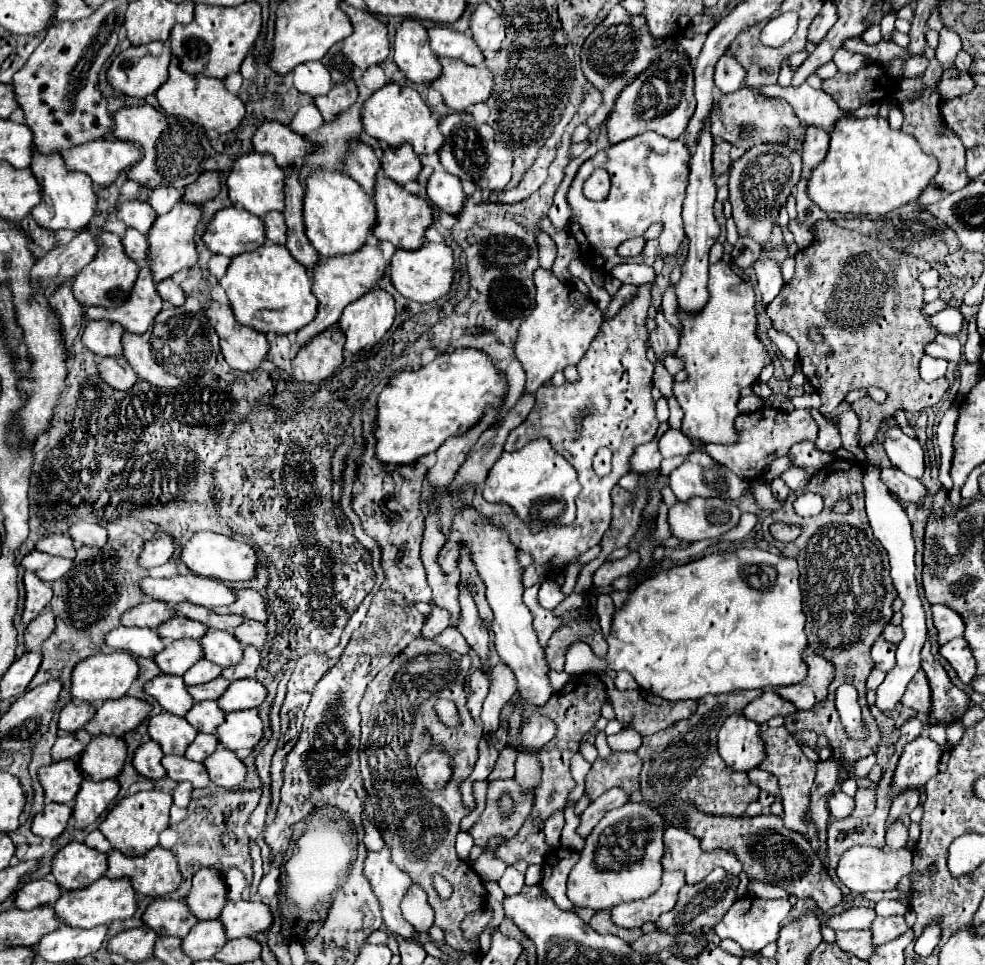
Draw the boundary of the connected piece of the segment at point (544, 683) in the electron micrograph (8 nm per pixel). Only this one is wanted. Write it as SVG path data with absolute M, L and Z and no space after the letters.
M467 508L459 516L455 516L453 530L459 532L465 544L469 544L473 562L487 586L487 602L493 610L495 648L501 660L513 670L521 700L535 706L545 706L549 698L555 694L555 690L549 684L549 664L545 660L545 650L541 648L537 634L533 630L533 616L529 608L523 604L523 584L521 584L523 568L517 564L515 546L507 542L507 532L491 528L489 518L481 518L475 512L475 508Z

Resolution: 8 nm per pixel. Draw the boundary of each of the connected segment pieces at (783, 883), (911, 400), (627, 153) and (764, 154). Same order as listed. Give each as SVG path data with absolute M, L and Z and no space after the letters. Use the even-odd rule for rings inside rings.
M673 804L667 806L663 812L665 820L685 826L691 830L693 836L699 836L703 850L723 848L735 852L749 878L777 884L797 898L813 898L823 912L829 912L831 908L841 904L843 894L839 886L827 876L827 872L823 872L823 862L813 852L811 844L803 840L803 836L799 836L797 832L783 828L779 816L759 814L755 818L743 816L743 820L733 816L709 816L695 810L693 804Z
M831 220L815 222L813 234L813 244L797 252L795 274L791 282L783 286L779 296L767 306L767 316L773 320L773 328L777 332L785 332L797 342L801 370L823 402L821 414L831 414L845 400L847 392L867 386L879 386L889 394L887 414L891 416L897 410L921 412L923 408L935 406L947 392L949 382L923 382L919 376L919 362L925 356L925 346L931 344L937 336L937 330L929 322L929 316L921 312L925 302L923 286L917 280L919 274L929 270L931 266L921 258L909 256L889 246L885 248L885 244L873 236L843 230ZM809 326L821 330L821 342L811 342L807 338Z
M645 132L635 138L617 142L597 152L587 162L583 162L567 192L567 202L571 206L569 230L575 238L581 238L581 234L585 238L581 240L583 260L595 270L599 270L601 274L609 276L611 270L623 262L653 266L657 258L667 260L677 256L681 242L685 238L681 210L683 210L683 200L687 192L689 164L691 164L691 152L685 146L685 140L665 138L665 136L659 136L657 132ZM597 168L607 170L611 176L611 192L601 202L587 200L583 194L583 182ZM655 222L661 222L663 230L655 240L645 242L645 248L641 254L633 258L621 258L617 254L619 244L623 244L629 238L643 236L647 228ZM577 230L579 234L575 234Z
M761 144L761 146L755 146L755 148L747 150L745 156L739 158L731 166L731 174L729 174L729 202L733 206L733 220L737 224L739 236L751 236L761 246L765 246L765 248L769 246L773 222L779 218L781 206L787 202L787 198L795 190L795 186L799 182L799 174L801 174L801 156L797 152L791 152L787 148L779 148L779 146L773 146L773 144Z

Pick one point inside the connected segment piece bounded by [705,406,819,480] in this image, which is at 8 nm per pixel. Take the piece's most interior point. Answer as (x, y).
(765, 435)

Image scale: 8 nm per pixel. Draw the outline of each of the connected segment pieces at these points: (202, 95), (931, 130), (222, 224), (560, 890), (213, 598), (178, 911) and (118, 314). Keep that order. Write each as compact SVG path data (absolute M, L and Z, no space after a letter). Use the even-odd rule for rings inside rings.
M175 58L169 66L169 80L157 90L157 100L167 114L183 116L189 122L199 124L205 130L217 130L219 134L233 132L245 118L245 104L233 96L223 82L207 76L191 76L179 68L179 62Z
M925 92L923 100L919 100L919 104L901 104L901 112L905 114L905 122L903 122L903 132L915 136L923 148L923 152L933 154L939 160L939 172L935 176L935 184L941 186L945 192L955 192L961 190L969 184L969 176L965 172L965 146L961 142L961 138L943 122L941 114L939 114L939 96L935 96L933 92Z
M239 208L219 210L203 236L203 242L213 254L223 254L229 258L243 252L253 252L261 248L265 240L263 220Z
M555 848L543 862L541 888L561 910L575 910L575 904L571 904L565 894L567 874L575 866L575 860L579 860L579 852L569 848Z
M197 574L175 578L145 578L139 586L143 586L143 592L147 592L147 596L169 604L191 602L205 608L215 608L233 604L237 600L235 590L225 582Z
M163 898L155 900L143 914L143 922L153 928L159 936L185 938L195 926L197 918L191 914L189 906L181 900Z
M145 266L145 268L141 268L141 272L135 280L135 288L123 306L109 308L109 310L91 306L91 308L87 308L85 318L119 322L127 332L143 334L153 324L153 320L161 312L161 308L163 308L163 300L157 294L157 286L153 282L151 270Z

